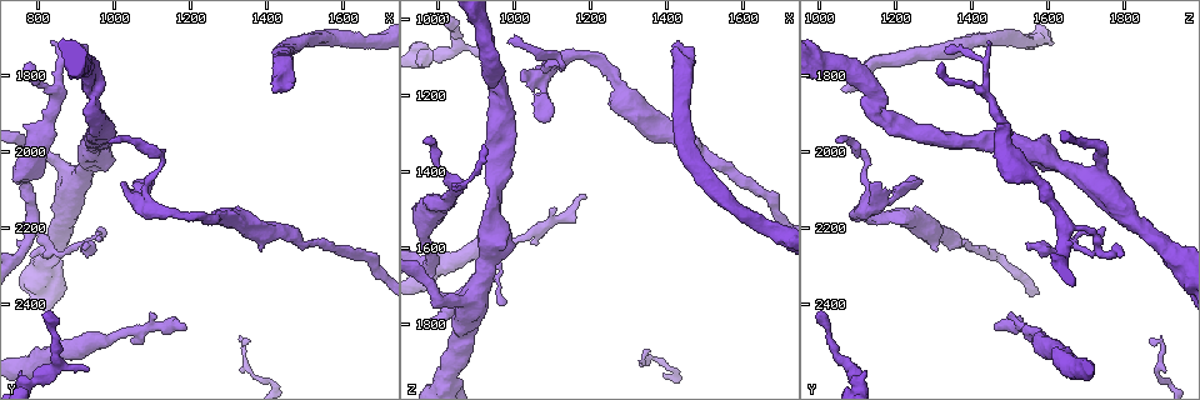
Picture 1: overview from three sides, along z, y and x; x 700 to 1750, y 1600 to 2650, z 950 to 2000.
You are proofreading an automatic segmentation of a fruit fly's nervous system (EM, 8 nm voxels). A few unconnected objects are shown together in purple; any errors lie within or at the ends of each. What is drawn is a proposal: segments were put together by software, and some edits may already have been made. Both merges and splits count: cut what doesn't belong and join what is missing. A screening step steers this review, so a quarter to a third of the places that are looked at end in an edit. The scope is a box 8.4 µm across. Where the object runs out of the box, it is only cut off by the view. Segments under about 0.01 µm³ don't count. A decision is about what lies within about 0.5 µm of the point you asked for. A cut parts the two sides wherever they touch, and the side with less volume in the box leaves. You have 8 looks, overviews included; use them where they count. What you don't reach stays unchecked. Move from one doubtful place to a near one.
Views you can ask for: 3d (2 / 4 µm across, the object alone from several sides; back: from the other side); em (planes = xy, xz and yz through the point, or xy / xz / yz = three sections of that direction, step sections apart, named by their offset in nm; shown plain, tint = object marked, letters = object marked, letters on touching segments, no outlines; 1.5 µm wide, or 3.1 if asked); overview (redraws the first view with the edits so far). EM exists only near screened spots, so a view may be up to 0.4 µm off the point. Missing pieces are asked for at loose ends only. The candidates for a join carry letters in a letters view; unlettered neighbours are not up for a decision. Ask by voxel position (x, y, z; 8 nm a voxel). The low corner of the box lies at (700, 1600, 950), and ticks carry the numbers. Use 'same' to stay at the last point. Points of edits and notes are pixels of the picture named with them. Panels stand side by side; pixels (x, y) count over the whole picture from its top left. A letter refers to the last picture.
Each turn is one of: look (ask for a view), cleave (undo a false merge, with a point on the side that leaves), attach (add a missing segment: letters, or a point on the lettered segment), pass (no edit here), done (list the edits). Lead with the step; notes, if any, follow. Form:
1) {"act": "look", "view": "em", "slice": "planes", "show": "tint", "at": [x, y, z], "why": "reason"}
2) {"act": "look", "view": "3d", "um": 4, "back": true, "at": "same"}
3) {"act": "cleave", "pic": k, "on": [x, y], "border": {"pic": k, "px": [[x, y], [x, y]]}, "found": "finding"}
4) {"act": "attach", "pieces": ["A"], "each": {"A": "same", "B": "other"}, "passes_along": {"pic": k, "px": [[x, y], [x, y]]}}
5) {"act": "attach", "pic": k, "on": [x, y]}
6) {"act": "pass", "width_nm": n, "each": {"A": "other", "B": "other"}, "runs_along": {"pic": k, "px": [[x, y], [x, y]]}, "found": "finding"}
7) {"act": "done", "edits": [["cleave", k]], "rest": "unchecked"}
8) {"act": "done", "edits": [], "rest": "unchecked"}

{"act": "look", "view": "em", "slice": "planes", "show": "tint", "at": [840, 1715, 1440], "why": "an open end"}

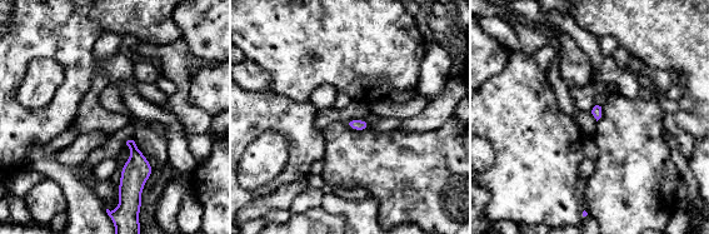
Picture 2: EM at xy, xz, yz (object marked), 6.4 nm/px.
{"act": "look", "view": "em", "slice": "planes", "show": "letters", "at": "same"}

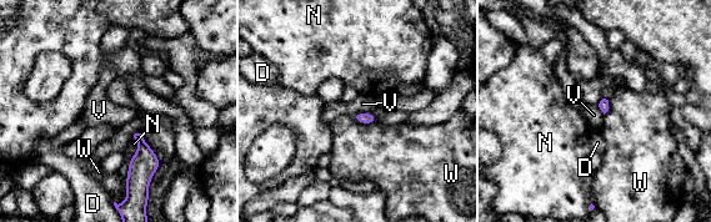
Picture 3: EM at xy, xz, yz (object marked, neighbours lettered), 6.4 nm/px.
{"act": "pass", "each": {"D": "other", "N": "other", "V": "other", "W": "other"}, "border": {"pic": 3, "px": [[370, 112], [355, 112], [351, 115]]}, "found": "no lettered segment goes on from it"}

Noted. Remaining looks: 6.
{"act": "look", "view": "em", "slice": "xz", "step": 8, "show": "letters", "at": [1425, 1840, 1065]}

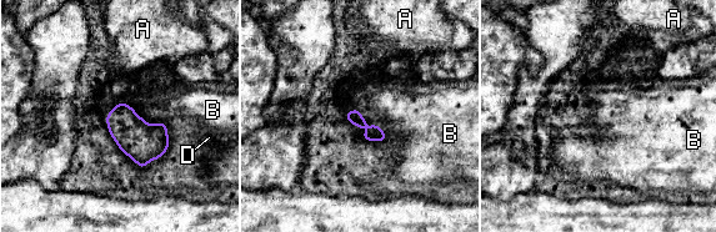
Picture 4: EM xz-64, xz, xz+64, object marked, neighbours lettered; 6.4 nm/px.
{"act": "pass", "each": {"A": "other", "B": "other", "D": "other"}, "found": "no lettered segment goes on from it"}

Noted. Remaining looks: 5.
{"act": "look", "view": "3d", "um": 2, "at": [1215, 2170, 1110], "why": "thin neck"}

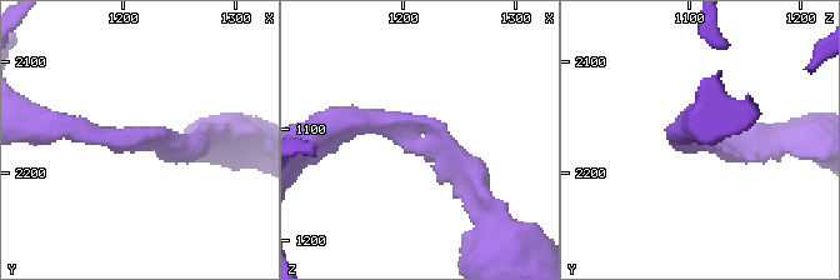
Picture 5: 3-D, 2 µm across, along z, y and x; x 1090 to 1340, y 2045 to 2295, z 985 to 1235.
{"act": "look", "view": "em", "slice": "xz", "step": 4, "show": "letters", "at": [1214, 2172, 1106], "why": "shape alone is not enough"}

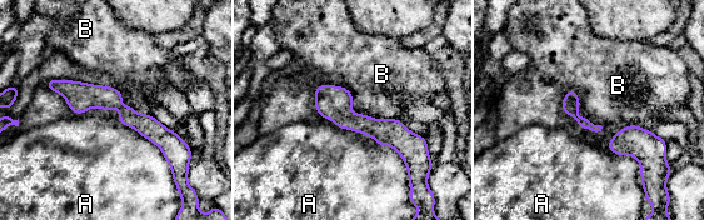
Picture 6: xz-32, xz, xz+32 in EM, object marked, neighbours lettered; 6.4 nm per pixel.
{"act": "pass", "each": {"A": "other", "B": "other"}, "border": {"pic": 6, "px": [[75, 113], [118, 109], [171, 174]]}, "found": "all the same neuron"}

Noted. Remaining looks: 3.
{"act": "done", "edits": [], "rest": "unchecked"}

